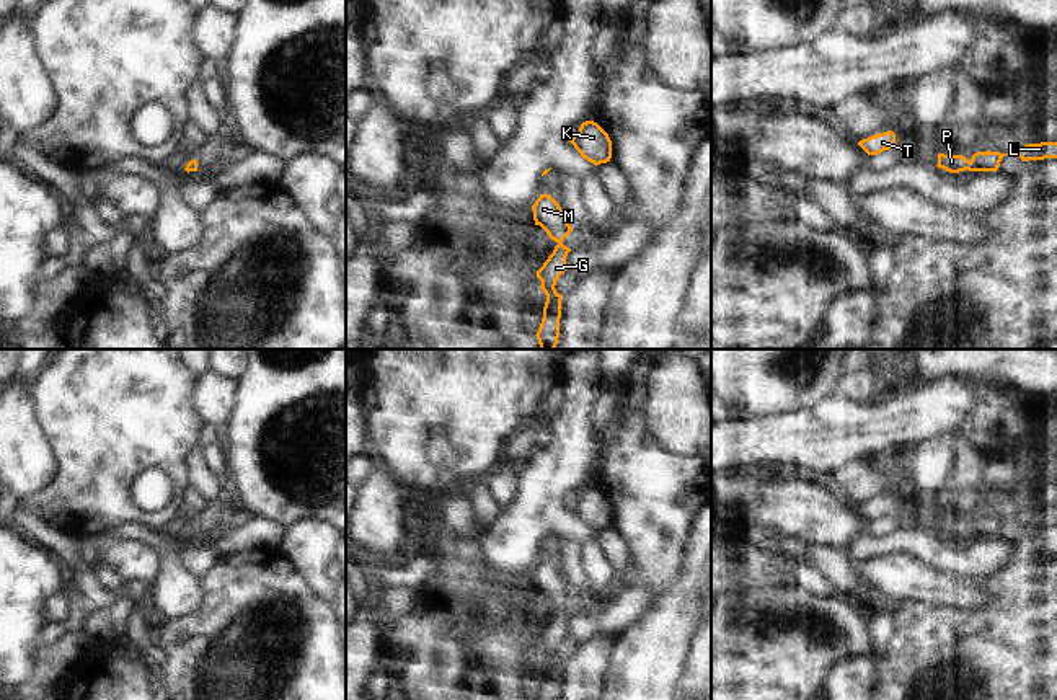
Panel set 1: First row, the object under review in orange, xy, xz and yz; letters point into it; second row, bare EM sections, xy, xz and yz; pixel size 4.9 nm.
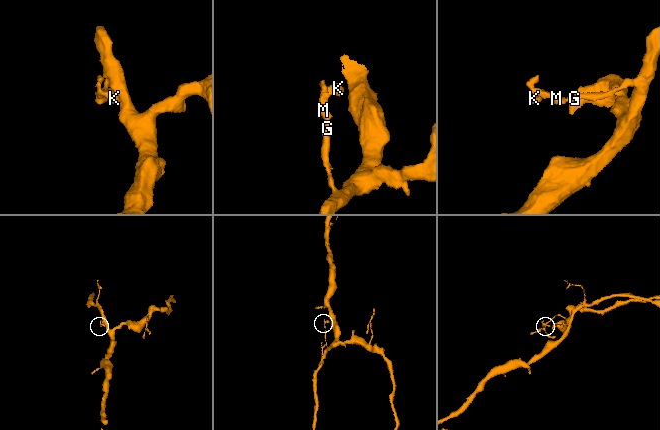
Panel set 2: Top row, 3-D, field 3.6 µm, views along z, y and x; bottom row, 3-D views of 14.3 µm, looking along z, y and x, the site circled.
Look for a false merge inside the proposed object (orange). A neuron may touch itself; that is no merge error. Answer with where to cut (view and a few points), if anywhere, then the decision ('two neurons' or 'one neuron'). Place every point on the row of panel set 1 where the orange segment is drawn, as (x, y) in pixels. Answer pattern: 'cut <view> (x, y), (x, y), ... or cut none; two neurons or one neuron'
cut none; one neuron

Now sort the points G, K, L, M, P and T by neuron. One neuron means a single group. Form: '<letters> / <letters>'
G K L M P T

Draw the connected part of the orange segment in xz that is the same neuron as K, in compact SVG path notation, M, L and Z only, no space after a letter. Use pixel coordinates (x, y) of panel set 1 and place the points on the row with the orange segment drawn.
M594 121L581 124L579 132L569 142L581 153L582 158L594 163L607 163L612 158L612 140L608 134Z

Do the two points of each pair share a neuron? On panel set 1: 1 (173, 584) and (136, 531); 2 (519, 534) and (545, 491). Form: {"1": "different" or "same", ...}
{"1": "same", "2": "same"}

